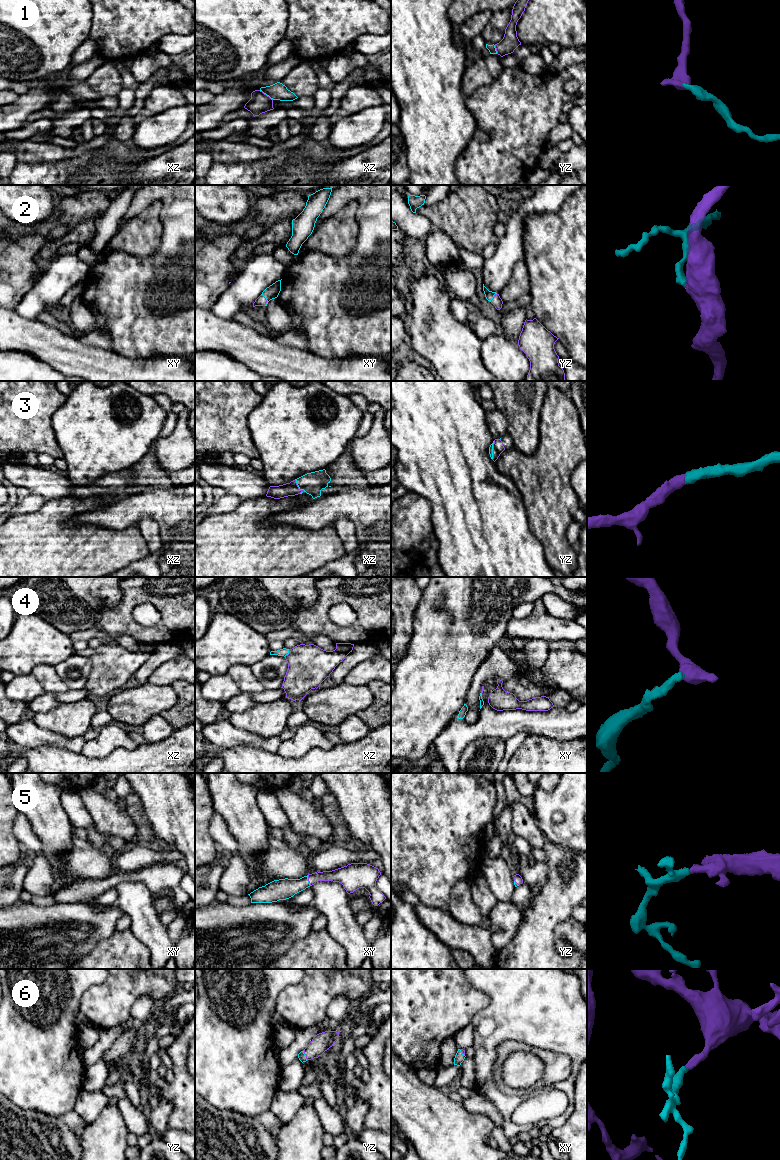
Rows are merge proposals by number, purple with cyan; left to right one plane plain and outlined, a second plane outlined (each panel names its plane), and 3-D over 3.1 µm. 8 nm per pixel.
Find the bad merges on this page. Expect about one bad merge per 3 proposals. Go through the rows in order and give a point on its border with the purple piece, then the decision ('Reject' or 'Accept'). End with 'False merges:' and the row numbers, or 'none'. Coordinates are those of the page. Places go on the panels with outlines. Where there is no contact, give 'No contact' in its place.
1: Touches purple at xz (265, 94). Reject
2: Touches purple at xy (266, 300). Accept
3: Touches purple at xz (297, 486). Accept
4: Touches purple at xz (289, 653). Accept
5: Touches purple at xy (308, 880). Accept
6: Touches purple at yz (306, 1056). Accept
False merges: 1

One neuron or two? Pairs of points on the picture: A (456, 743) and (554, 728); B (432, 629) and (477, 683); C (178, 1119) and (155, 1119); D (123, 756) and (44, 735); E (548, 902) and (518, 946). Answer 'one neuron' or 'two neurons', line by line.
A: one neuron
B: two neurons
C: two neurons
D: two neurons
E: one neuron

